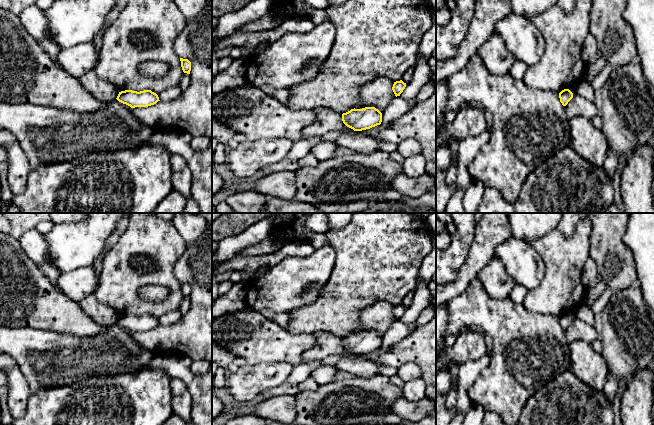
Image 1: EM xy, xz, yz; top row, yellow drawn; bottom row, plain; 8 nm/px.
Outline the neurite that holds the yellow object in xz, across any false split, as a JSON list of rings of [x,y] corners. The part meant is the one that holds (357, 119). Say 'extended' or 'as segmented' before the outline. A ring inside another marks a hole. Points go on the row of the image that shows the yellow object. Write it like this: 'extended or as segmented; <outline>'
as segmented; [[[375,107],[354,108],[342,114],[342,121],[354,131],[362,131],[380,125],[382,113]]]

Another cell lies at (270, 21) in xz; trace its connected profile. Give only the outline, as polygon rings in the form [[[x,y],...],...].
[[[270,11],[265,16],[245,24],[236,33],[268,31],[277,28],[286,19],[283,16],[274,15]]]

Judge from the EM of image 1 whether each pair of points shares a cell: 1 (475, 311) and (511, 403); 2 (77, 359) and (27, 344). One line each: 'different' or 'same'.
1: same
2: same

